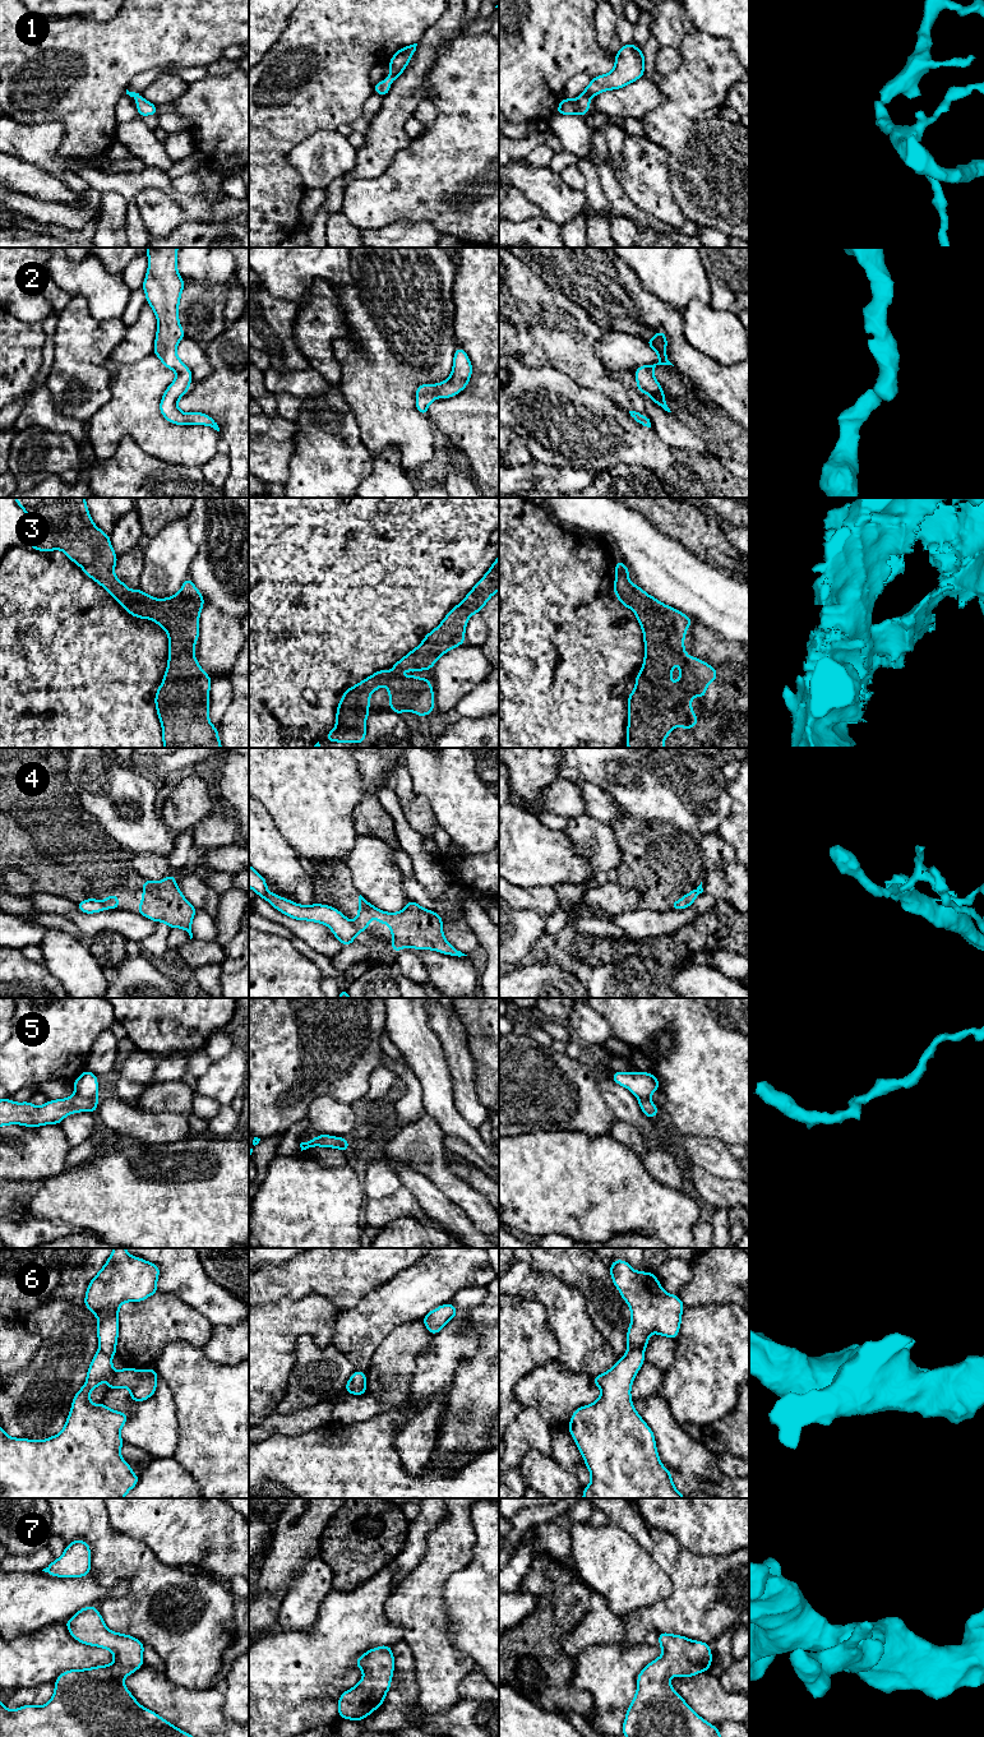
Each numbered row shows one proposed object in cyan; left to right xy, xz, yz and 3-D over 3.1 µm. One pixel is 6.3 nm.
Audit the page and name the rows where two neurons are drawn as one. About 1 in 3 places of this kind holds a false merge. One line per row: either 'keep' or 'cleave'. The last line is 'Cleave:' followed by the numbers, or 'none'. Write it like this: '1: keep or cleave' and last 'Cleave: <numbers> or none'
1: keep
2: keep
3: keep
4: cleave
5: cleave
6: cleave
7: keep
Cleave: 4, 5, 6

